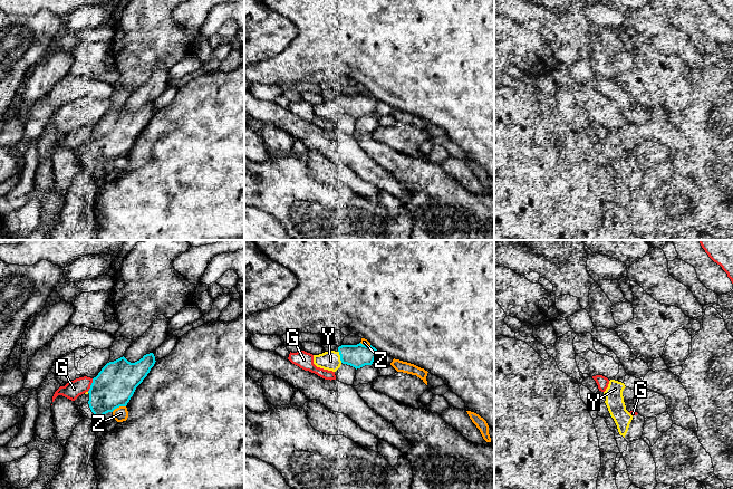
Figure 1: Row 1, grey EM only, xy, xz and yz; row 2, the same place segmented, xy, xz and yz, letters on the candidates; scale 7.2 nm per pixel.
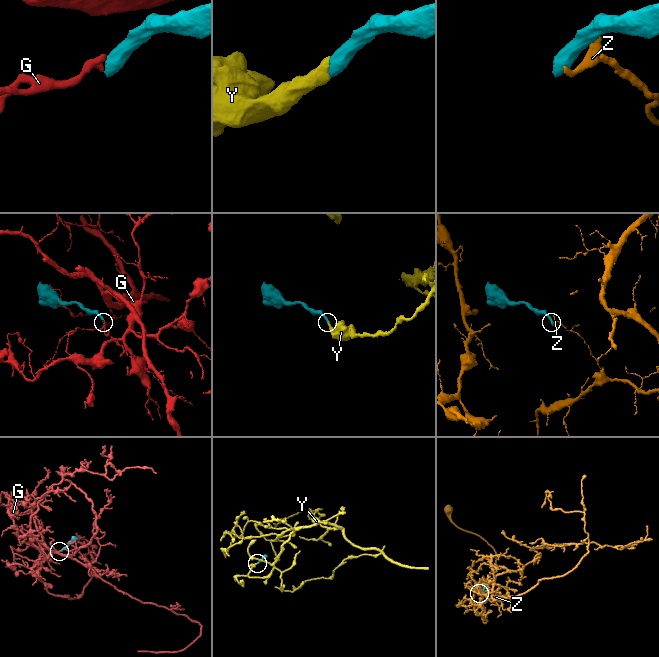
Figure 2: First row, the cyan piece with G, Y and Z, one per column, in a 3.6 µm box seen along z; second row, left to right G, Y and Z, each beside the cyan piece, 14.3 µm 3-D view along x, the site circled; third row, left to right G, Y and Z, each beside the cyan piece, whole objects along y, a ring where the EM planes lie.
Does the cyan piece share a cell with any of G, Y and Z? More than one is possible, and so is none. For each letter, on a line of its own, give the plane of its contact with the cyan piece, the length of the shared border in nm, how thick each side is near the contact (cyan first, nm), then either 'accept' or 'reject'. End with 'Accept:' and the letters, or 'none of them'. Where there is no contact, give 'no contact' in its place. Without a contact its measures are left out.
G: meets cyan in xy; contact 100 nm long; 300 nm thick on the cyan side, 120 nm on the other; reject
Y: meets cyan in xz; contact 90 nm long; 160 nm thick on the cyan side, 140 nm on the other; accept
Z: meets cyan in xy; contact 110 nm long; 300 nm thick on the cyan side, 100 nm on the other; reject
Accept: Y

